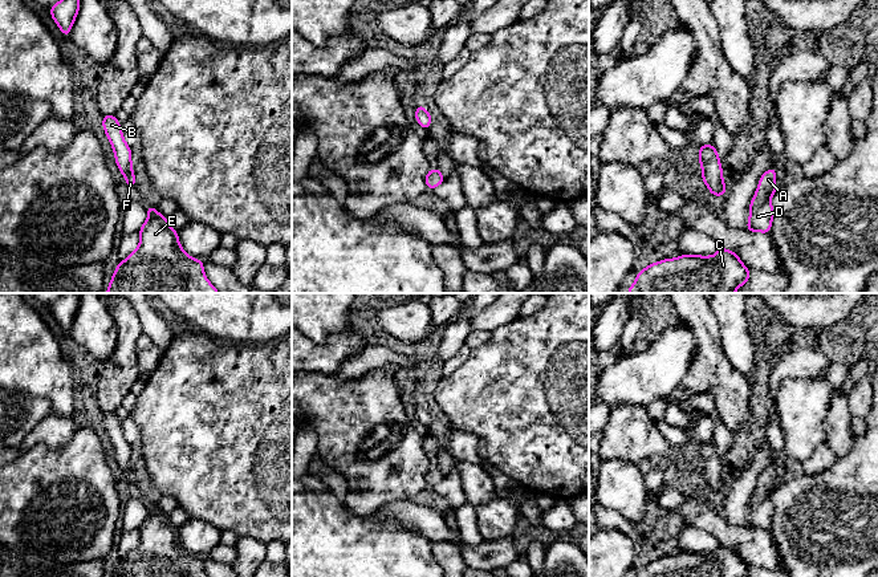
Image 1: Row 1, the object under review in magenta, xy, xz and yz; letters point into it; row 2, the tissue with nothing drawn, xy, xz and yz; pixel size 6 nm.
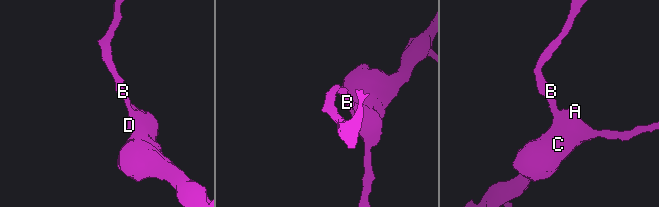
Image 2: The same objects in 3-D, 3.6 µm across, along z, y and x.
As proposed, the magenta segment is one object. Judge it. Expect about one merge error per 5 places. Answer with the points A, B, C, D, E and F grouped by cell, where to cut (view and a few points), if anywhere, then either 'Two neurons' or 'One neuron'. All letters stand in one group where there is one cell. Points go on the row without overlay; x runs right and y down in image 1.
Groups: A B C D E F. No split. One neuron

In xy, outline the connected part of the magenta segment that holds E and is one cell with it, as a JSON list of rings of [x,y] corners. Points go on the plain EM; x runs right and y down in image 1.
[[[151,503],[146,507],[149,515],[139,527],[139,543],[118,561],[111,577],[207,577],[203,558],[188,553],[182,546],[178,528],[170,524],[168,516]]]

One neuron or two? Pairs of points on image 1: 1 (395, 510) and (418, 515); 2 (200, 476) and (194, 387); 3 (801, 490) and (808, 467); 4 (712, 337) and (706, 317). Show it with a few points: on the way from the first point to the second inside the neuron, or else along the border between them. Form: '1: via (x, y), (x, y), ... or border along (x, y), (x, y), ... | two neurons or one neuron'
1: via (401, 512), (413, 515) | one neuron
2: via (200, 454), (199, 410) | one neuron
3: border along (834, 462), (821, 472), (804, 474) | two neurons
4: via (707, 332), (706, 322) | one neuron

